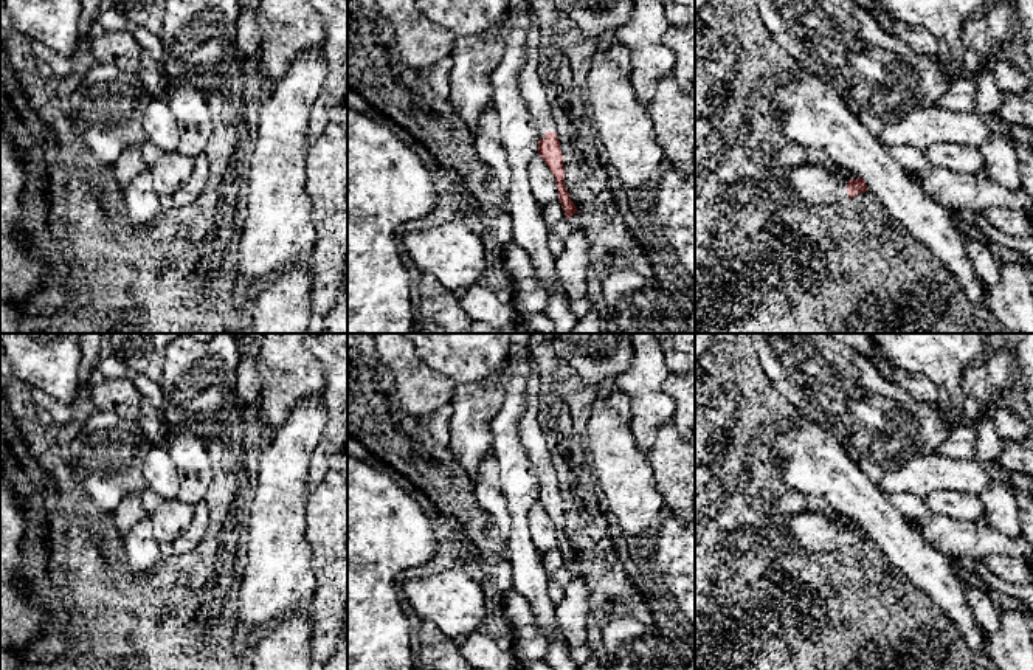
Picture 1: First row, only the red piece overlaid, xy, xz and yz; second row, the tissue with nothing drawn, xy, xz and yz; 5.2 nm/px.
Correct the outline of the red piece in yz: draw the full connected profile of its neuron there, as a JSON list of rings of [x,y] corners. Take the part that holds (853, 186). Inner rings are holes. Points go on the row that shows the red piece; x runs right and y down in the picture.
[[[802,166],[791,169],[785,181],[741,180],[727,186],[720,200],[732,206],[758,202],[830,205],[865,191],[867,185],[861,177],[845,181],[821,166]]]

